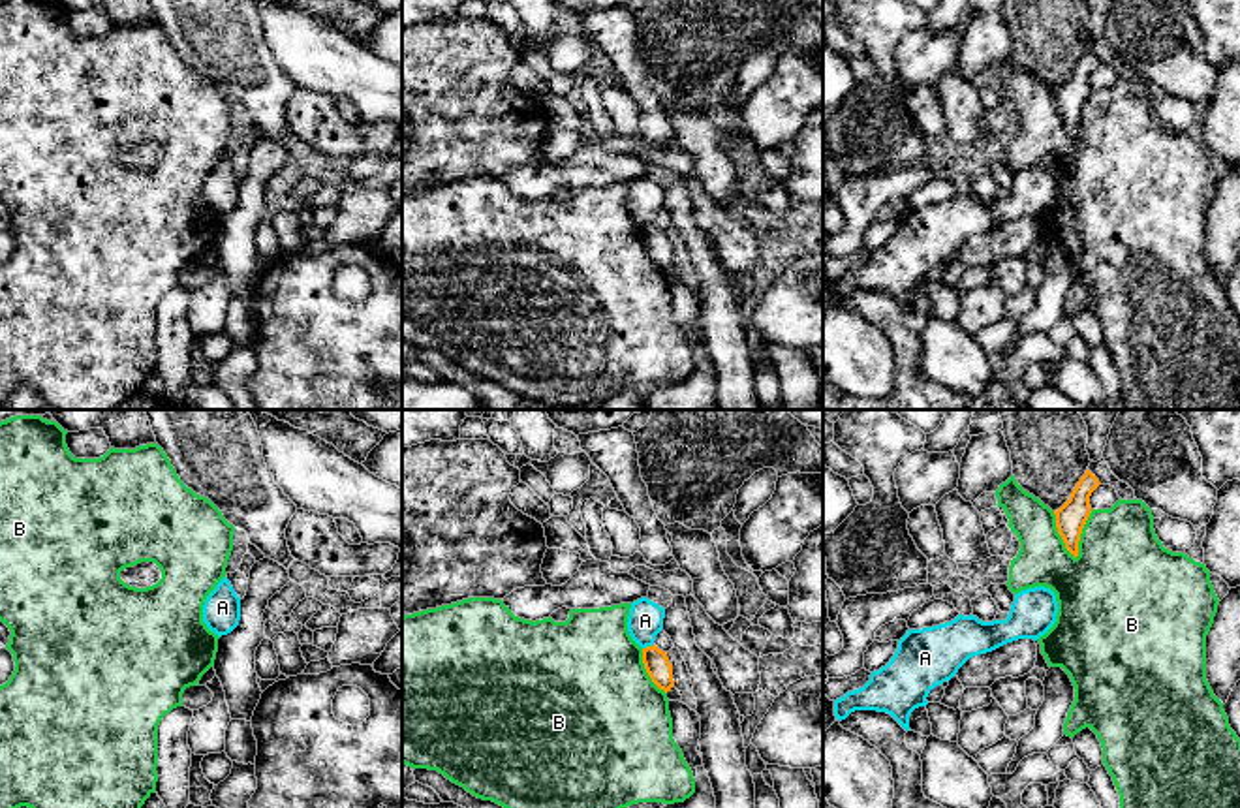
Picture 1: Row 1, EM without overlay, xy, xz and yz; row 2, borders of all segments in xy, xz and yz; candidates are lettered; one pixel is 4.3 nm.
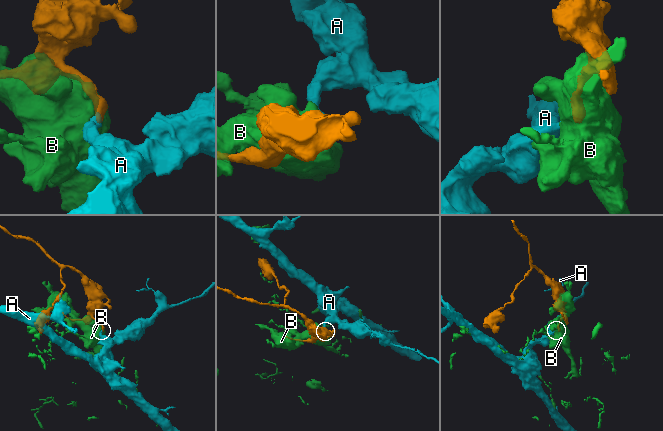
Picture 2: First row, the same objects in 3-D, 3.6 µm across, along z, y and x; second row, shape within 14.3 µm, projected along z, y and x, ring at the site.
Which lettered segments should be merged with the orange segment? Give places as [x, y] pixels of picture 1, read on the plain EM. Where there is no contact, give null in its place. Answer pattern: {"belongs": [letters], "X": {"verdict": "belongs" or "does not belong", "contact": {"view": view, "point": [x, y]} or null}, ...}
{"belongs": [], "A": {"verdict": "does not belong", "contact": {"view": "xz", "point": [647, 226]}}, "B": {"verdict": "does not belong", "contact": {"view": "yz", "point": [1081, 111]}}}

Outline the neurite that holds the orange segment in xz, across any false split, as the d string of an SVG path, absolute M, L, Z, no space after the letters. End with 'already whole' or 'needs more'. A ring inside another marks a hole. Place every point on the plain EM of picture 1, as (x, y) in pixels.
M656 224L646 225L643 227L643 242L652 261L665 272L671 271L674 259L667 231L659 229Z; already whole

